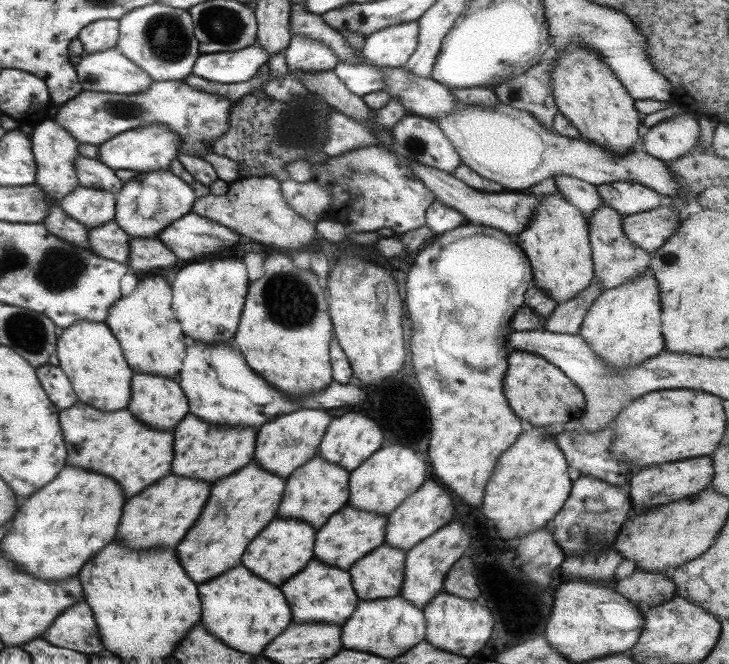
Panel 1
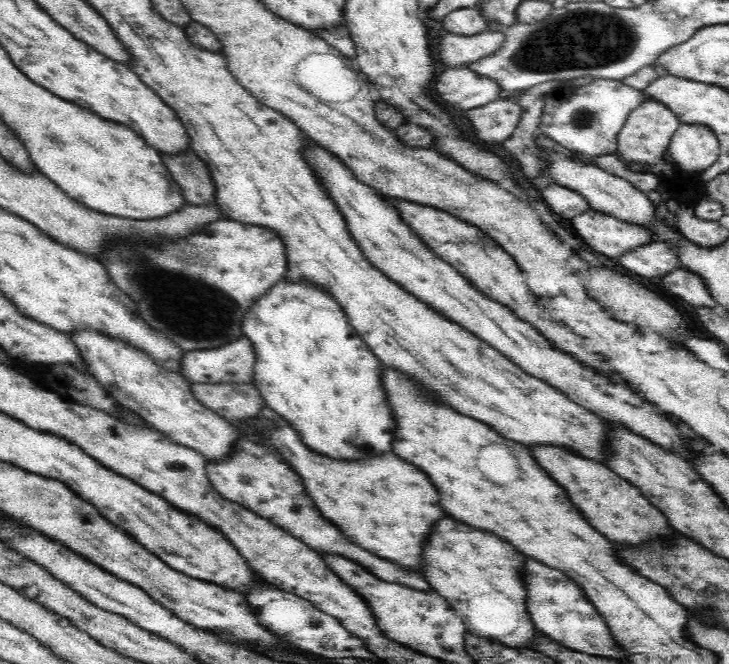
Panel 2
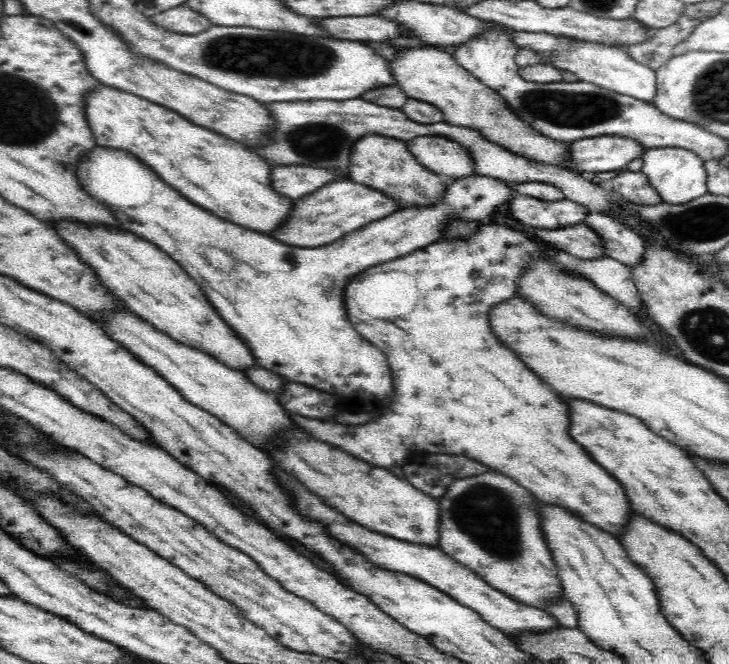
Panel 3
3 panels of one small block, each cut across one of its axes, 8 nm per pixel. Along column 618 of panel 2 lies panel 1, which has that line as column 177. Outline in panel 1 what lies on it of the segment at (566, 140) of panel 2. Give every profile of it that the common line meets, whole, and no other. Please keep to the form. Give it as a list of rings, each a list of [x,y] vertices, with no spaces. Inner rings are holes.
[[[153,81],[145,92],[140,92],[139,94],[111,94],[82,90],[77,96],[60,105],[57,113],[51,119],[65,130],[68,130],[69,134],[76,141],[93,144],[93,146],[97,147],[106,140],[113,138],[116,134],[121,134],[126,130],[144,127],[153,123],[165,123],[182,138],[178,152],[197,157],[208,151],[208,144],[212,138],[224,133],[230,106],[237,101],[240,100],[227,100],[214,94],[201,92],[198,88],[191,88],[188,84],[181,81]]]

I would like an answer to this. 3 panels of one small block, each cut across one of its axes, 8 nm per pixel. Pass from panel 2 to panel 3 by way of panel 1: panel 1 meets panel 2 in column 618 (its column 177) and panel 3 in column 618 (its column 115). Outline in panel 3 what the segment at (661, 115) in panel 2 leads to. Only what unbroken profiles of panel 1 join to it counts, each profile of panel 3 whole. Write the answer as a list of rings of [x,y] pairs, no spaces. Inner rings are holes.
[[[620,135],[584,138],[571,144],[574,164],[586,174],[626,170],[630,162],[643,158],[648,149],[642,143]]]

